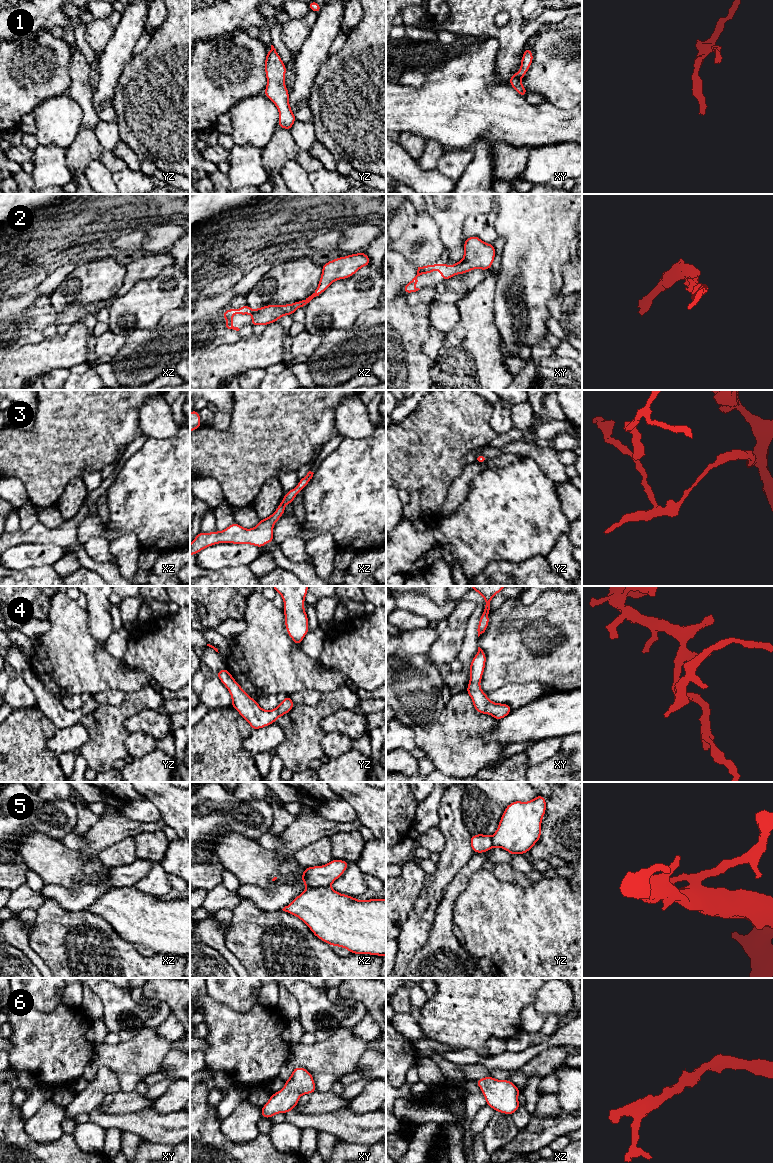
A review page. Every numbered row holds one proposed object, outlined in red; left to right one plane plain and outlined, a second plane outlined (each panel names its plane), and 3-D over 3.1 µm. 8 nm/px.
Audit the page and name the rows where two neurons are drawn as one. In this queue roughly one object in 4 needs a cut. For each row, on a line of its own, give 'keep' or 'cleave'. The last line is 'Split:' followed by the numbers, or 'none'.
1: keep
2: keep
3: keep
4: keep
5: cleave
6: keep
Split: 5

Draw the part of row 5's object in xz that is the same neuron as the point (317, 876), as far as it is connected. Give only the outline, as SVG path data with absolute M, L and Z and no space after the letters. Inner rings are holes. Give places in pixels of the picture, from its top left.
M333 859L323 866L306 867L301 879L307 888L330 887L347 869L349 862Z

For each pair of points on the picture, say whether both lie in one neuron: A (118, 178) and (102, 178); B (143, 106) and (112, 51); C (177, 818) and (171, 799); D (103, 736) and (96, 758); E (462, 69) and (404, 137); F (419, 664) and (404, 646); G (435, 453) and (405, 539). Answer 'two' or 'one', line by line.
A: two
B: two
C: one
D: one
E: two
F: two
G: two

